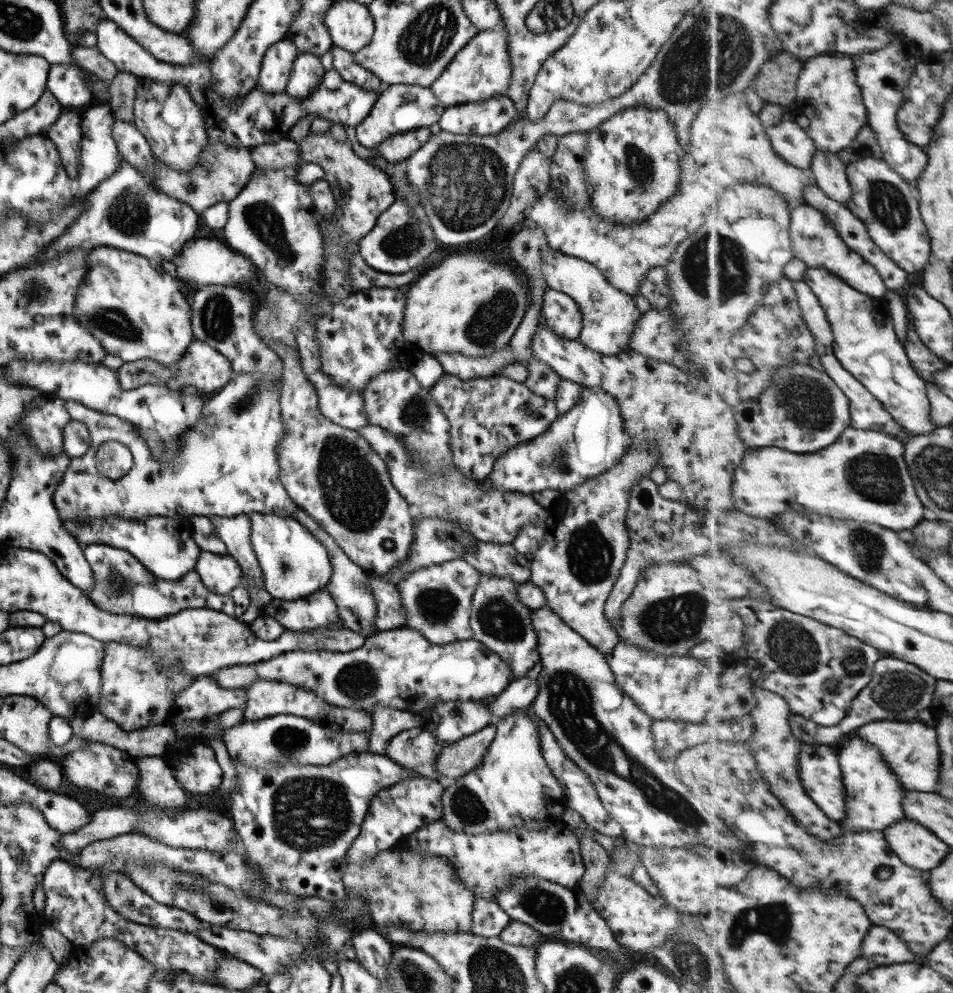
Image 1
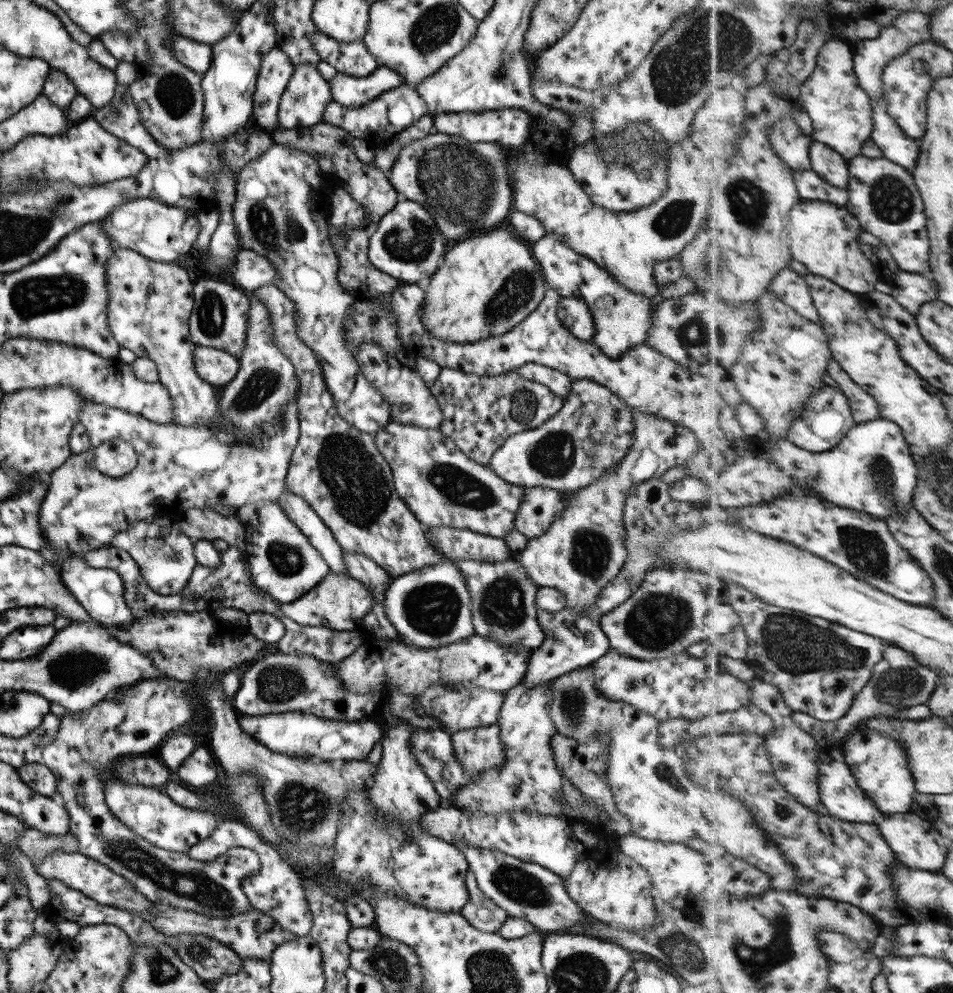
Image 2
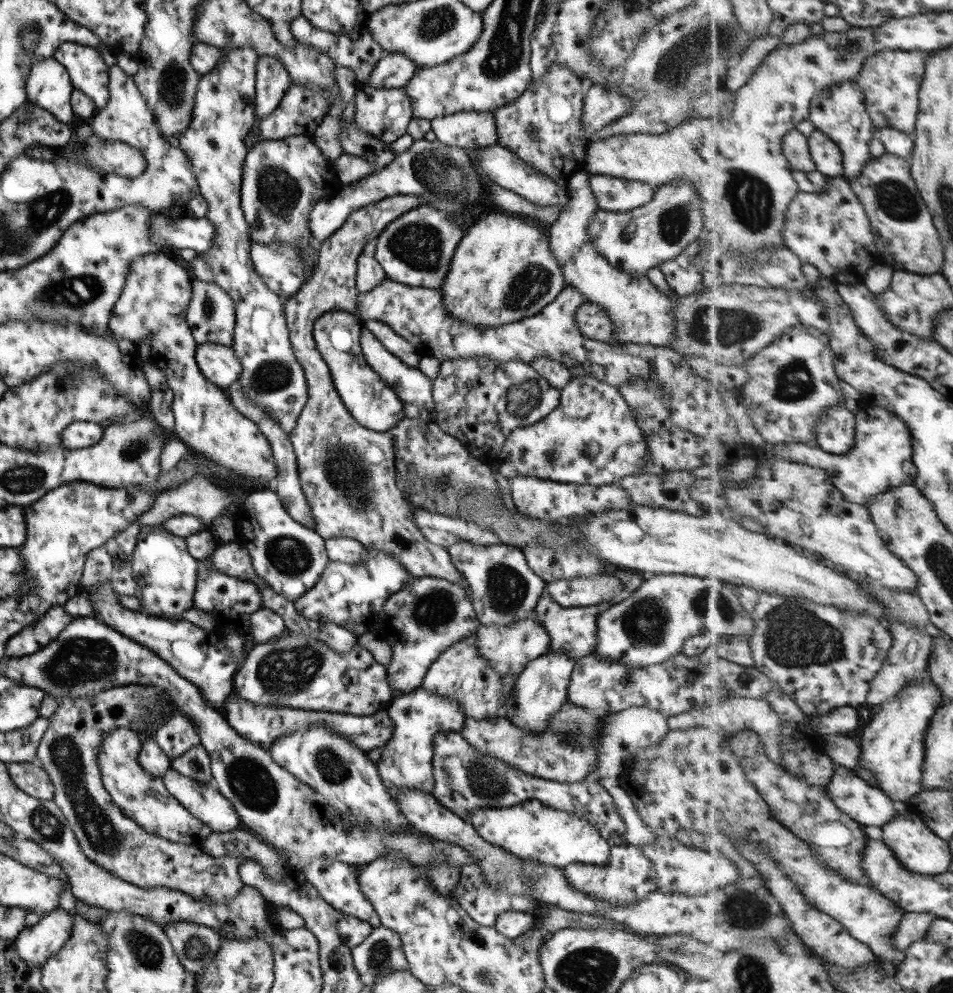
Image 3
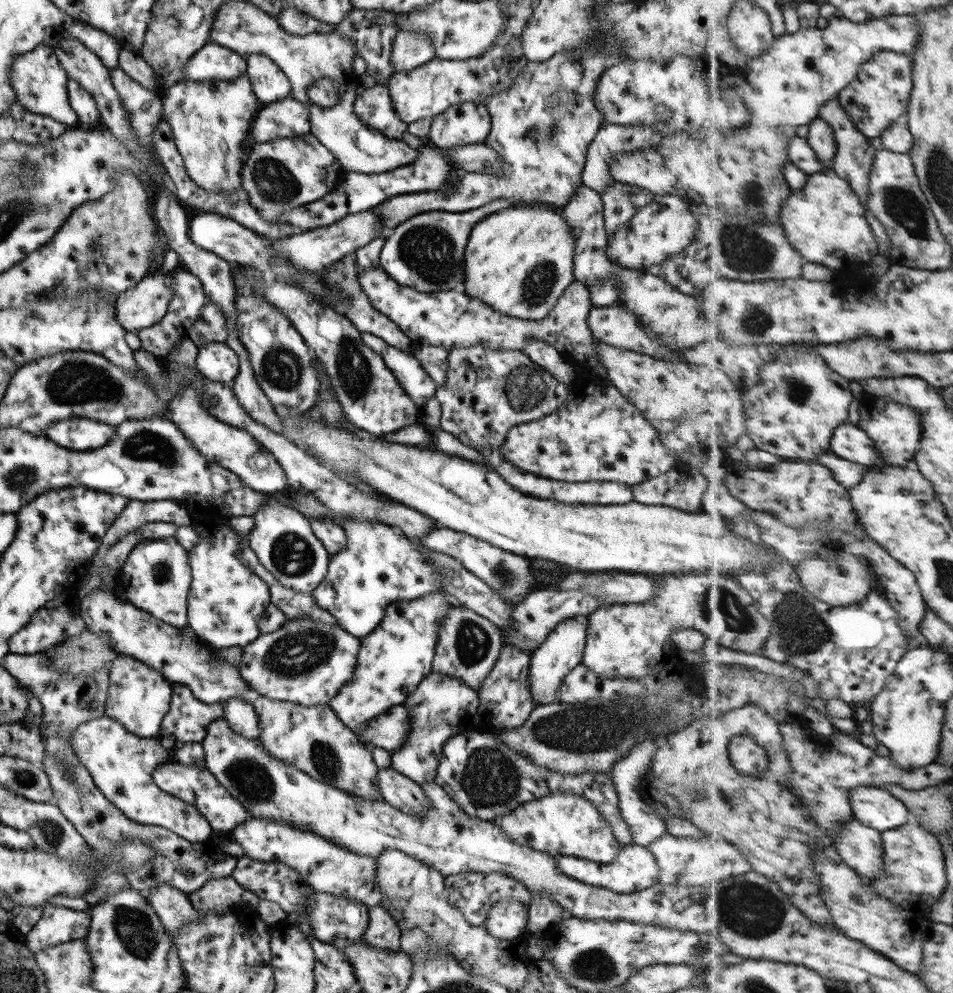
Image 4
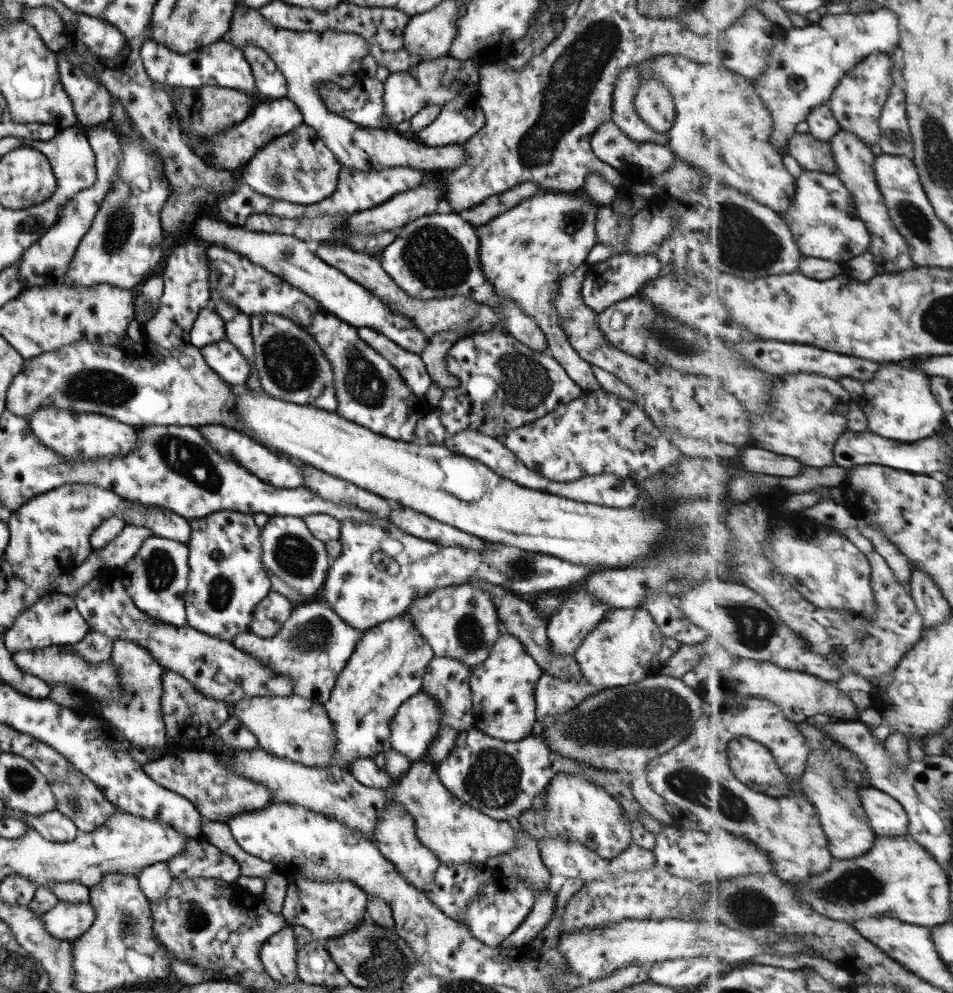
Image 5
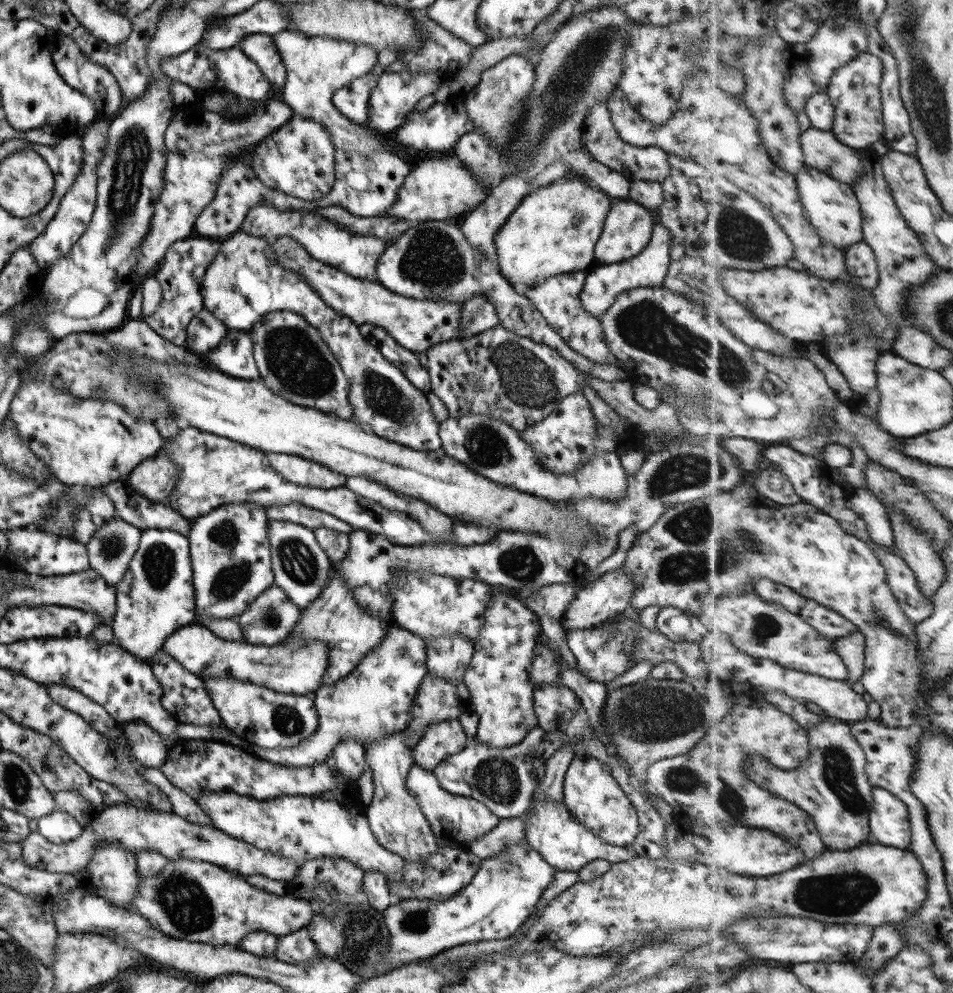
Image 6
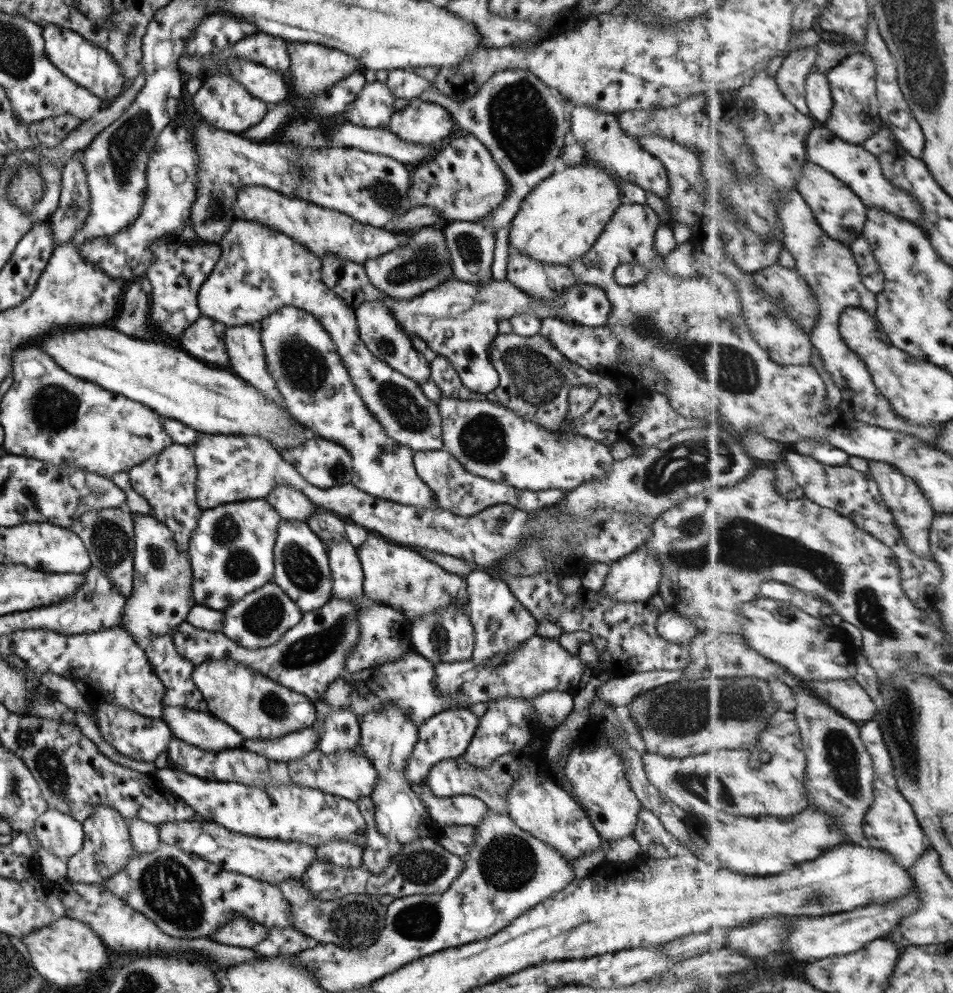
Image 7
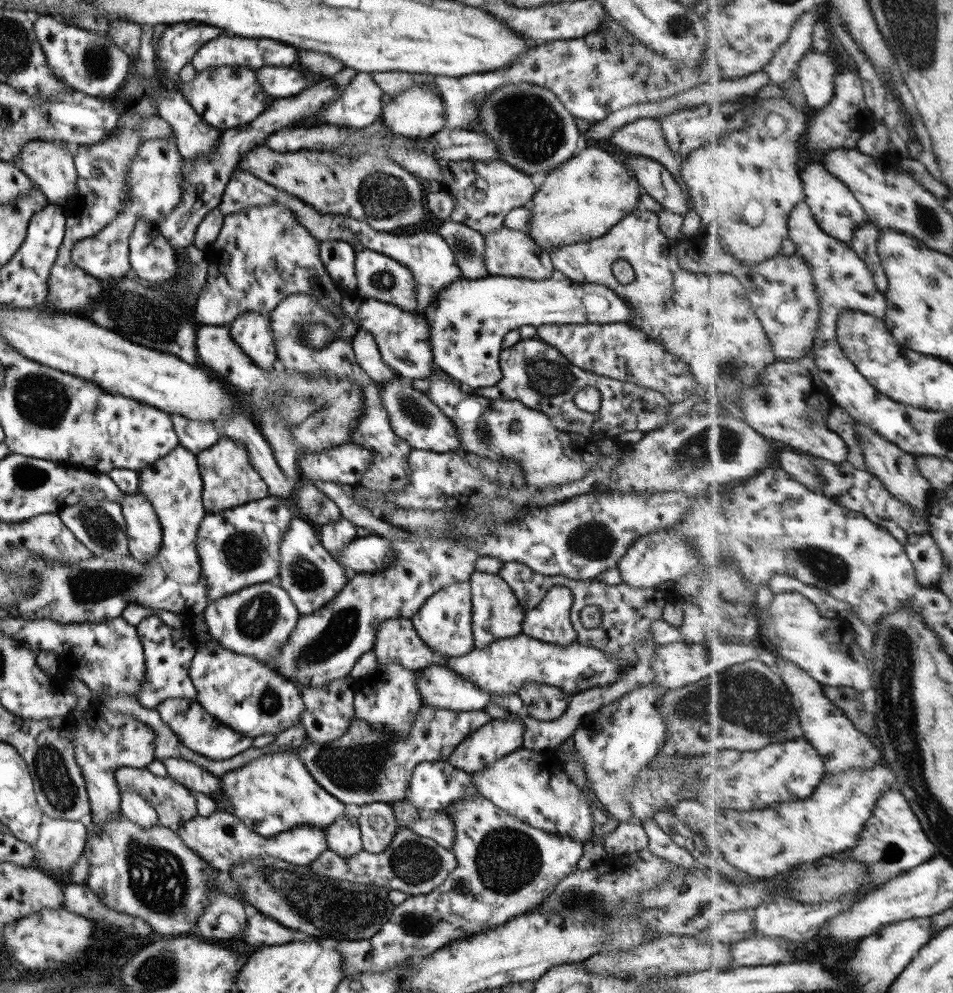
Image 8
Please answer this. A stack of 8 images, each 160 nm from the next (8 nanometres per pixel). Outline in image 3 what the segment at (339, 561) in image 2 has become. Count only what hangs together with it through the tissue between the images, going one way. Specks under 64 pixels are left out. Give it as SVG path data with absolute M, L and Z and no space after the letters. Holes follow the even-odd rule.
M237 384L230 385L227 387L227 390L227 396L229 396L231 406L233 406L243 418L247 418L247 420L253 422L253 424L259 428L259 432L263 434L264 438L267 439L267 442L270 444L270 450L272 451L272 456L275 462L275 469L277 470L271 488L278 496L281 506L284 506L285 512L295 520L295 522L303 525L305 529L313 529L314 518L311 516L311 511L309 510L305 497L300 489L300 482L296 470L296 457L293 454L288 436L281 431L281 427L279 427L275 421L271 421L271 419L265 415L265 410L261 410L259 407L251 405L251 403L243 397L243 392L241 392L241 389L239 389Z

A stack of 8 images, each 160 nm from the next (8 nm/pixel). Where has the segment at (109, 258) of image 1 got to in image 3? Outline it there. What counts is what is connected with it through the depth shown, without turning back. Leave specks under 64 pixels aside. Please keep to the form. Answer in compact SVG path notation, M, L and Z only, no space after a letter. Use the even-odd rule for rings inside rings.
M149 252L128 264L125 280L108 318L108 332L133 344L148 338L149 360L158 363L167 387L172 392L173 437L187 448L227 470L243 475L265 489L271 488L277 473L270 444L259 428L243 418L221 388L209 382L194 359L196 342L186 323L186 308L191 298L191 283L183 269L164 252Z

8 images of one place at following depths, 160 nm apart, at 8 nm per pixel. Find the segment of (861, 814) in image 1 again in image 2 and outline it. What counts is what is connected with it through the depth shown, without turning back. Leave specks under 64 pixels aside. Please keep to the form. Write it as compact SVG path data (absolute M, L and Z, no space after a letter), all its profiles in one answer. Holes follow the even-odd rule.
M872 729L864 739L860 732L851 734L851 738L842 742L840 747L842 747L844 757L848 765L852 767L860 787L869 798L872 798L881 812L885 815L911 812L914 805L913 799L918 790L903 742L891 738L880 730Z

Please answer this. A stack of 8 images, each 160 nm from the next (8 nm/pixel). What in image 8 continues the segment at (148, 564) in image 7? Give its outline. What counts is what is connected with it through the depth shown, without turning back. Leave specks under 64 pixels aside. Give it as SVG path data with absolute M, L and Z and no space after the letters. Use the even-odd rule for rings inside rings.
M124 494L120 498L128 552L140 564L154 560L161 544L161 528L157 515L141 494Z

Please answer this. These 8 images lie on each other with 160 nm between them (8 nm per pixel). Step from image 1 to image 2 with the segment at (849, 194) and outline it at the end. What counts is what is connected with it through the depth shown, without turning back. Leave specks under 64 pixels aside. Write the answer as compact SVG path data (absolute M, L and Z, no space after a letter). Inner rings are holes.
M813 139L810 157L812 169L817 174L837 188L848 189L851 174L849 161L844 155Z

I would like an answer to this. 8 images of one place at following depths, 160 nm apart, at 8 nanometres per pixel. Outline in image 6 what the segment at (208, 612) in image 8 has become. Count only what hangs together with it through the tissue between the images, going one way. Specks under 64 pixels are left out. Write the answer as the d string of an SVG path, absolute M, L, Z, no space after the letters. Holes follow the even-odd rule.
M273 583L235 621L242 630L243 642L271 646L288 638L299 613L300 608Z

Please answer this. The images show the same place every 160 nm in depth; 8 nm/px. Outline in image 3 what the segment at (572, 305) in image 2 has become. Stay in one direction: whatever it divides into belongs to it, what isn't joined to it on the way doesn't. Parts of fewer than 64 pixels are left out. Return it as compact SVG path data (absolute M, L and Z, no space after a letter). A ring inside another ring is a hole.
M581 303L574 312L578 331L594 341L617 344L614 340L614 326L607 315L594 303Z

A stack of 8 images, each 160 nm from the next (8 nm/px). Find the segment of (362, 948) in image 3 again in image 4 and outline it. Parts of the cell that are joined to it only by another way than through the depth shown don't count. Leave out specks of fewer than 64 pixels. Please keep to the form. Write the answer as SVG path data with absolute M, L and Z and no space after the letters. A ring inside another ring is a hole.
M381 906L368 908L368 925L360 942L369 947L398 950L400 931L394 918Z

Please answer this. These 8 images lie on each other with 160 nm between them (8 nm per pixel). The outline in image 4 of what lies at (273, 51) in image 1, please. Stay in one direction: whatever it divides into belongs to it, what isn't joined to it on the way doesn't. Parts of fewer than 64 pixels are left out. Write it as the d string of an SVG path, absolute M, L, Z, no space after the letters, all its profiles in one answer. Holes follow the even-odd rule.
M262 55L244 56L246 75L260 106L281 100L290 94L290 82L274 62Z

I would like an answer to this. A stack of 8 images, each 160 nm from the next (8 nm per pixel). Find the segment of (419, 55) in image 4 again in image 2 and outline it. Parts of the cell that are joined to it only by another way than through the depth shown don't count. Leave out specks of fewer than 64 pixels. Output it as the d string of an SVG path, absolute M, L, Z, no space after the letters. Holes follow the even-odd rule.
M386 66L377 67L363 78L335 73L328 83L331 100L344 108L359 108L382 92L405 84L396 72Z

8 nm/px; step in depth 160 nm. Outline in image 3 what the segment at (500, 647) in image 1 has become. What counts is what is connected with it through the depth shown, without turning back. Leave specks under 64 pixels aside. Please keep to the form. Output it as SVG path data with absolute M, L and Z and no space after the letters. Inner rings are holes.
M459 541L448 546L447 552L470 590L470 603L479 625L509 626L534 612L545 582L527 566L520 549L511 545L481 546Z

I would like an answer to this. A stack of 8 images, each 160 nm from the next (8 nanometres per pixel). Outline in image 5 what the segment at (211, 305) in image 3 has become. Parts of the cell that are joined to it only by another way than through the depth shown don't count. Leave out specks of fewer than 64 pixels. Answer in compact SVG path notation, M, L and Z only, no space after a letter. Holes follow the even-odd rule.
M210 305L202 308L195 317L189 331L189 344L200 349L201 347L219 342L224 338L222 318Z

